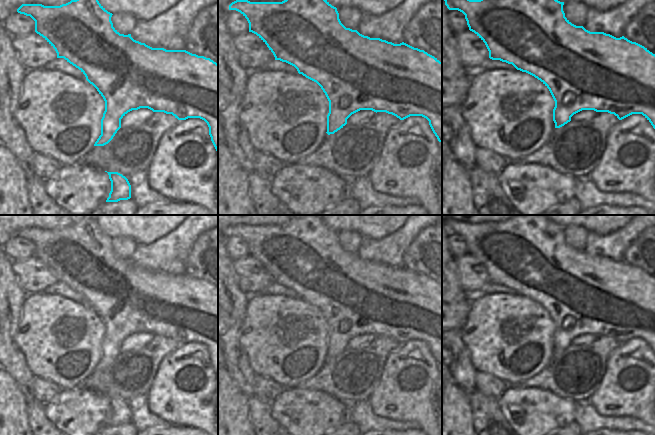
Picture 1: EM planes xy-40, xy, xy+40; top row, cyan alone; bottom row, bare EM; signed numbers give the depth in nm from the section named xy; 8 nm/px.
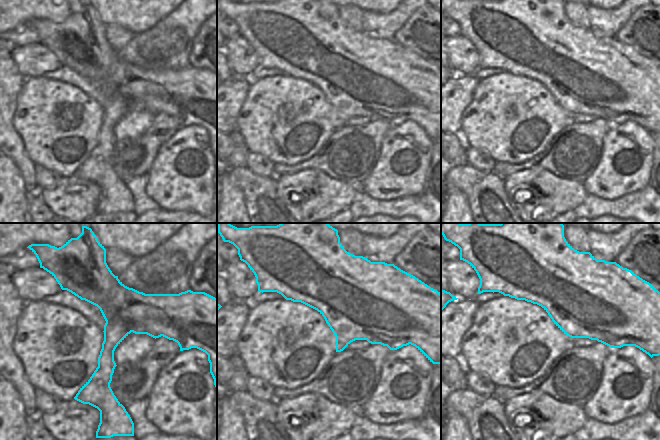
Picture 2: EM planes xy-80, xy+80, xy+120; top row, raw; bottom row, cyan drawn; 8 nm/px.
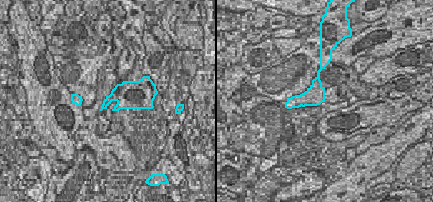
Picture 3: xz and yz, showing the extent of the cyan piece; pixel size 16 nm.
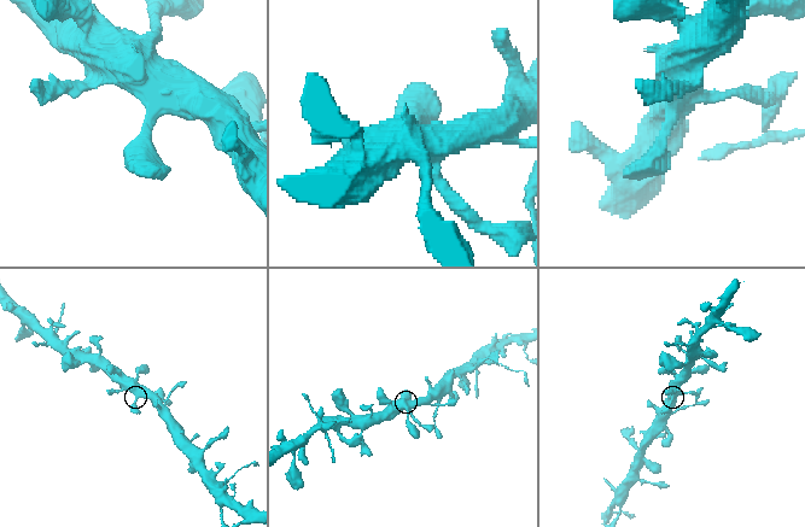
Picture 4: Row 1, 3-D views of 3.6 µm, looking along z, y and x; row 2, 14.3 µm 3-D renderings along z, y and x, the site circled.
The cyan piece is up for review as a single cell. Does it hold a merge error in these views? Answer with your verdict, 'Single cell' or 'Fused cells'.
Single cell.

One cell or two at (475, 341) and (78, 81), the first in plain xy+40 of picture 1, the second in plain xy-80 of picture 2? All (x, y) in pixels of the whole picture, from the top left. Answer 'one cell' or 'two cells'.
two cells

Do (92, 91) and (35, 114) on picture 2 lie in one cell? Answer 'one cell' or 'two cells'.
two cells

